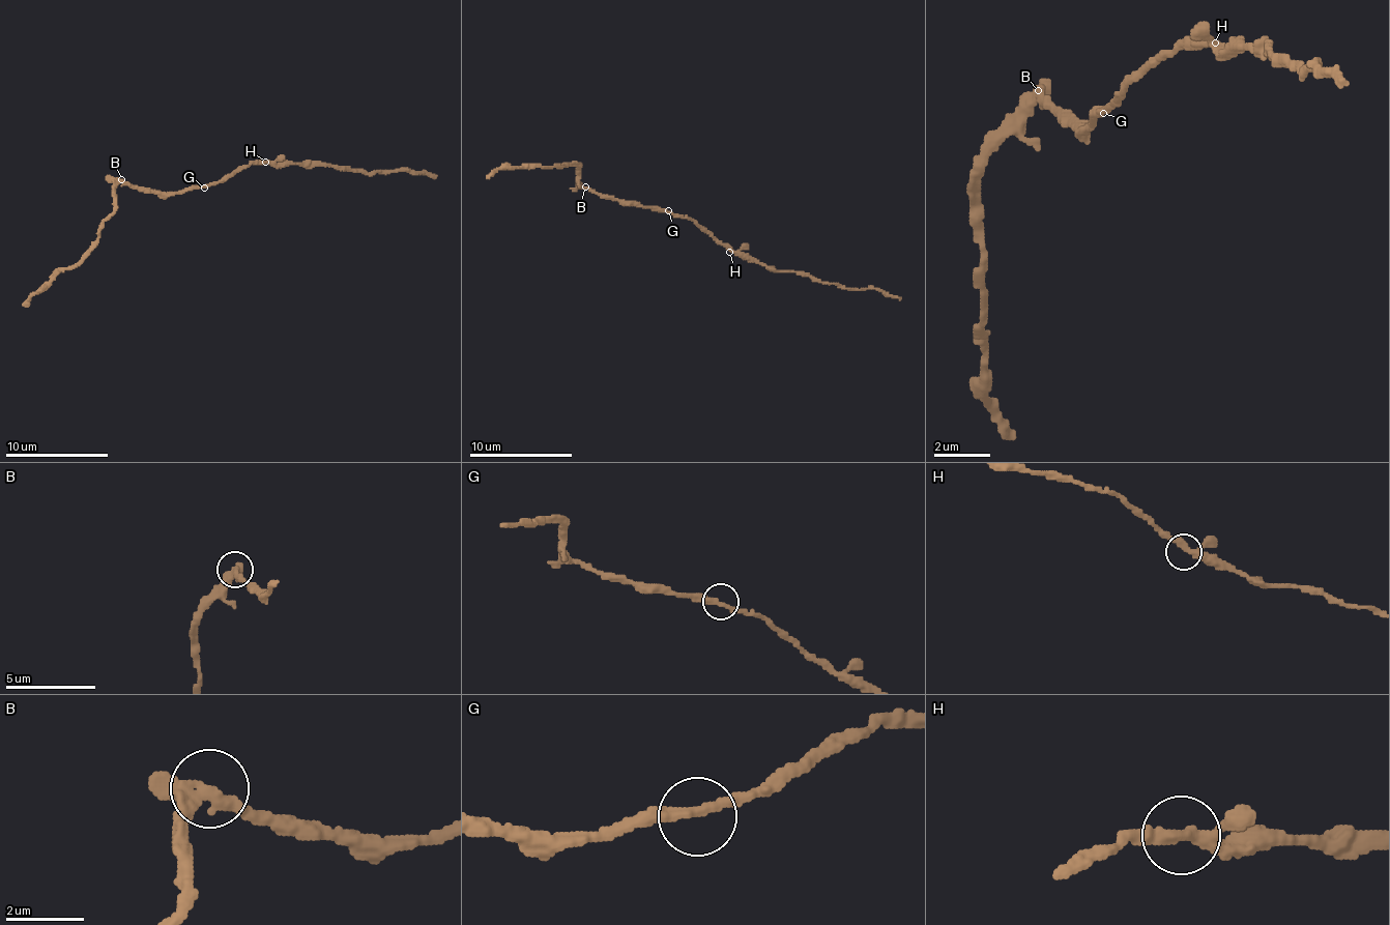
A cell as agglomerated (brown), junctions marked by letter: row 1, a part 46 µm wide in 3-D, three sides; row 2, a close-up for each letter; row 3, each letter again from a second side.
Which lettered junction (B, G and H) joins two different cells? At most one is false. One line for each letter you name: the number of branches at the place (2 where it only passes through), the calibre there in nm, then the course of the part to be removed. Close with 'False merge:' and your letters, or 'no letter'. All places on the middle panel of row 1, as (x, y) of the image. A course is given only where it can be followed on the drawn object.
B: Branches: 3. Thickness 300 nm. Course of the part to remove: (585, 188), (578, 180), (576, 165), (498, 167), (486, 177)
False merge: B

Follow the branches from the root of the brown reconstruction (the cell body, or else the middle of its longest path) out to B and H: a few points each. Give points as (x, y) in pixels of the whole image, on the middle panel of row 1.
B: (668, 213), (639, 205), (621, 205), (585, 188)
H: (668, 213), (691, 219), (729, 252)

